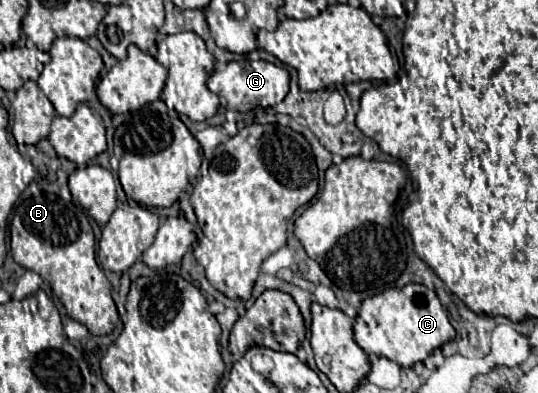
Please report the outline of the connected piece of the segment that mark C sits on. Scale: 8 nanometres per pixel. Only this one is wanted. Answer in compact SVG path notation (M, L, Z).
M408 283L402 289L390 287L374 297L362 301L358 317L354 321L354 339L368 353L386 357L400 367L412 367L424 361L434 349L456 337L454 327L448 321L448 313L442 309L434 291L420 283Z

